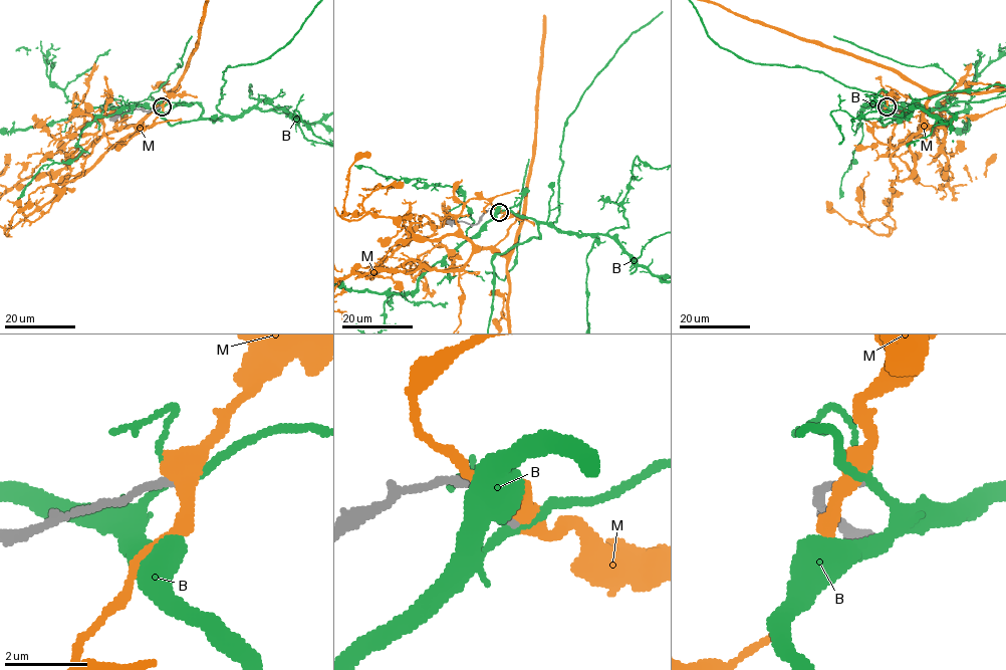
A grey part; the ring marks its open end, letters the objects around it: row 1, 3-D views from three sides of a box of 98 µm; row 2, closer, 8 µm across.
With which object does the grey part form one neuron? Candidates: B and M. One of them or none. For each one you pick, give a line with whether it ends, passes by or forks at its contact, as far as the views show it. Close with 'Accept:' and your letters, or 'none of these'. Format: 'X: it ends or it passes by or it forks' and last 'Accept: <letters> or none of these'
Accept: none of these

